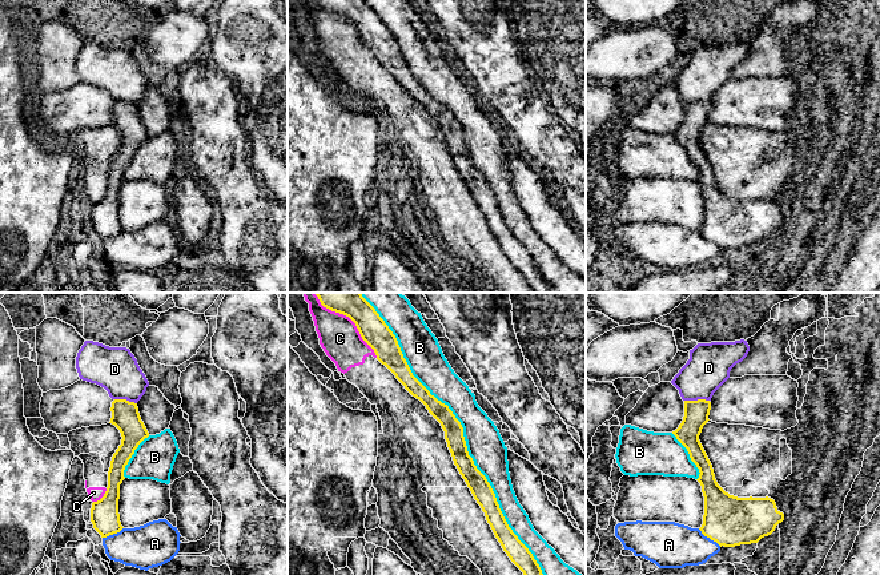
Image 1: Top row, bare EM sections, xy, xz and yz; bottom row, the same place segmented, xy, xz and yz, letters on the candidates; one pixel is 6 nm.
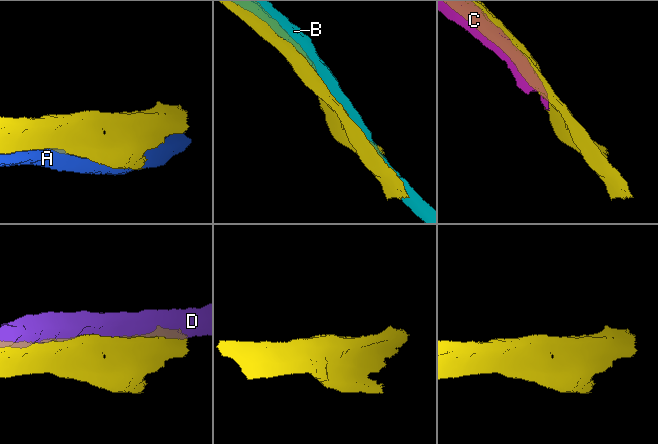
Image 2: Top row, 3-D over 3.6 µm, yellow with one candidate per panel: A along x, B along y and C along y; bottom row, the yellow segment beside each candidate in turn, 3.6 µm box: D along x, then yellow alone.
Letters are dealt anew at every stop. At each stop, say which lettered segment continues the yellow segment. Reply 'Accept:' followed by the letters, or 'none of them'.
Accept: none of them

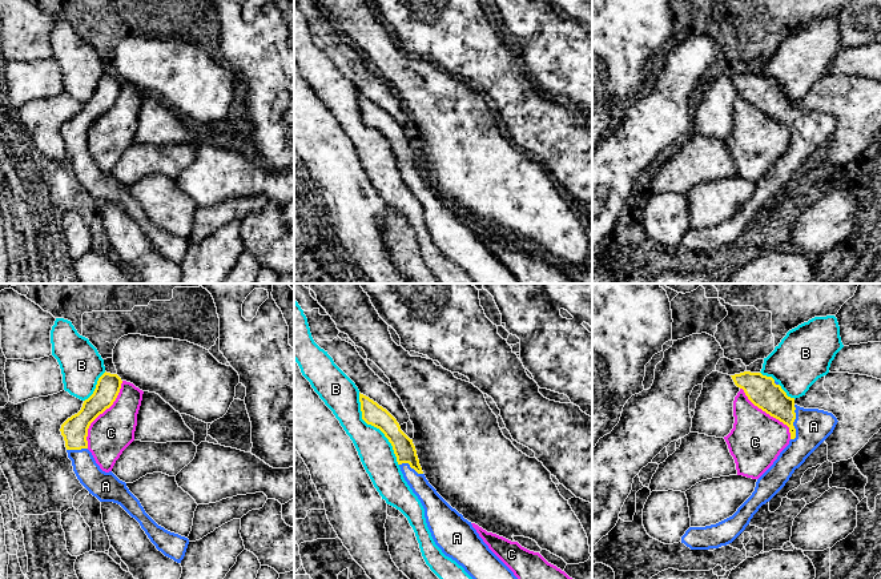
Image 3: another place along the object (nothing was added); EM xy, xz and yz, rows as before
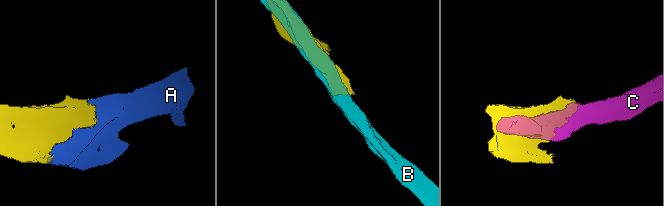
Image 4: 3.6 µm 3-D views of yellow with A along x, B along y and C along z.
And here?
Accept: A

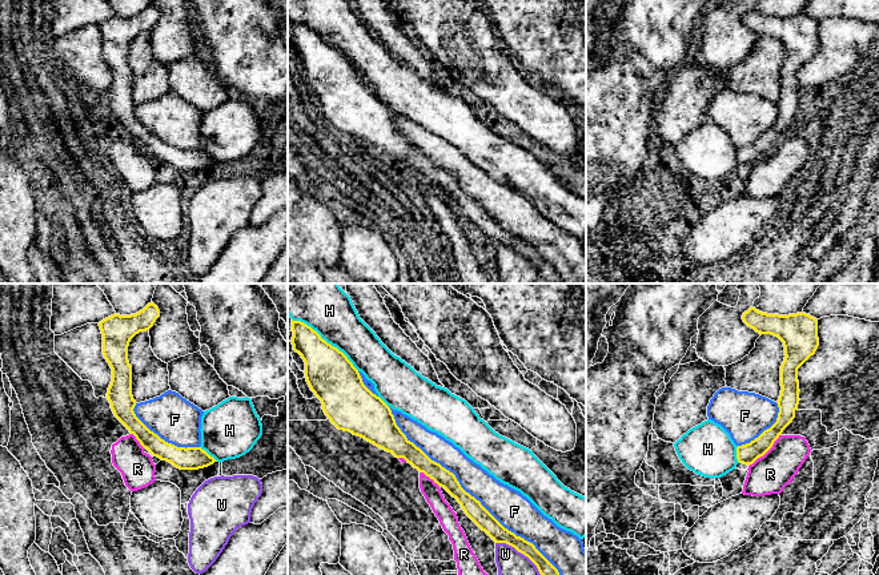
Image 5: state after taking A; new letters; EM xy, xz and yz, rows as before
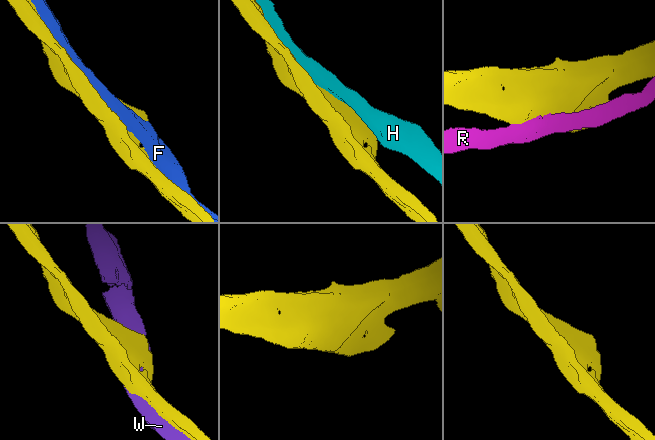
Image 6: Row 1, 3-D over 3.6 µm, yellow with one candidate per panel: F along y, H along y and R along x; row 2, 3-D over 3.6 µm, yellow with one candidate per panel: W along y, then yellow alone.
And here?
Accept: none of them

